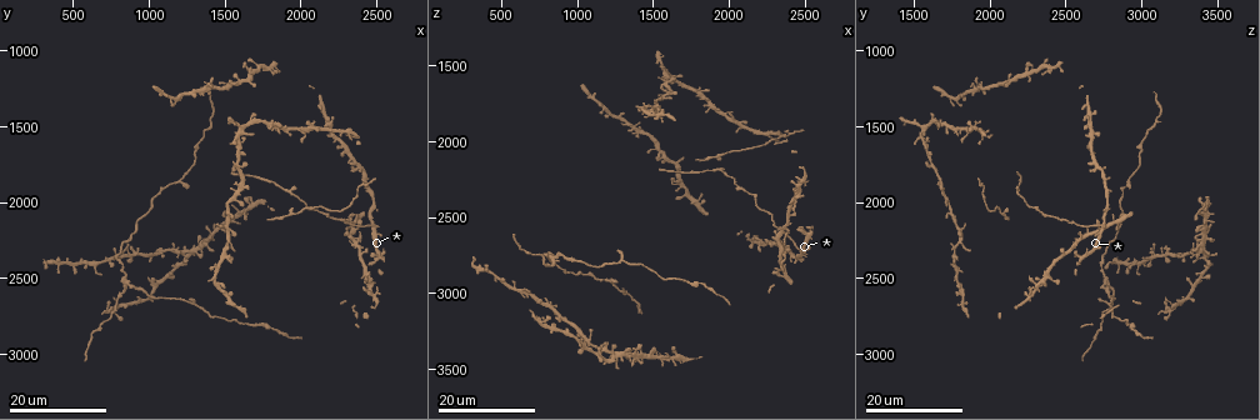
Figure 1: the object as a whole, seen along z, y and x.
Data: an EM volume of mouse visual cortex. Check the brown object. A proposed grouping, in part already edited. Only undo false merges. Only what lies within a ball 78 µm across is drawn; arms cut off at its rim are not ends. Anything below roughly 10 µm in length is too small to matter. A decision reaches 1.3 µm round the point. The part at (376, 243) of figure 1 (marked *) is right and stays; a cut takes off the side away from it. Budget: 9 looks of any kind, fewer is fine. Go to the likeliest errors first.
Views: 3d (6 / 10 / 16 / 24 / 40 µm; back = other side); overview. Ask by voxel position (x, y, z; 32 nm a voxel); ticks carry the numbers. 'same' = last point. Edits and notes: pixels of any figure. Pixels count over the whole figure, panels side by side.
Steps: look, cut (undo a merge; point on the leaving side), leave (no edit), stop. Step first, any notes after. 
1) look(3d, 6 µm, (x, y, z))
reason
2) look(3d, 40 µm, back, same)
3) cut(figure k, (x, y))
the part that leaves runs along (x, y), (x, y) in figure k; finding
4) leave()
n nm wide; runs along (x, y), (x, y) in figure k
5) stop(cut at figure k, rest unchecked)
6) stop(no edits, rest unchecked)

look(3d, 16 µm, (1940, 1960, 2180))
branch point

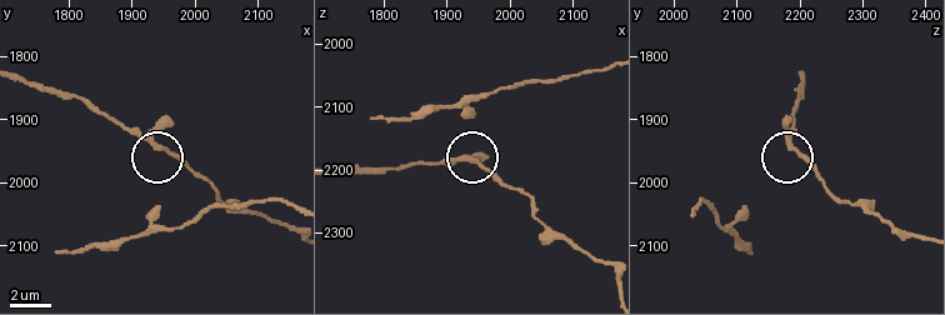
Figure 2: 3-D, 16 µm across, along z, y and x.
look(3d, 6 µm, (1945, 1945, 2180))
zoom in

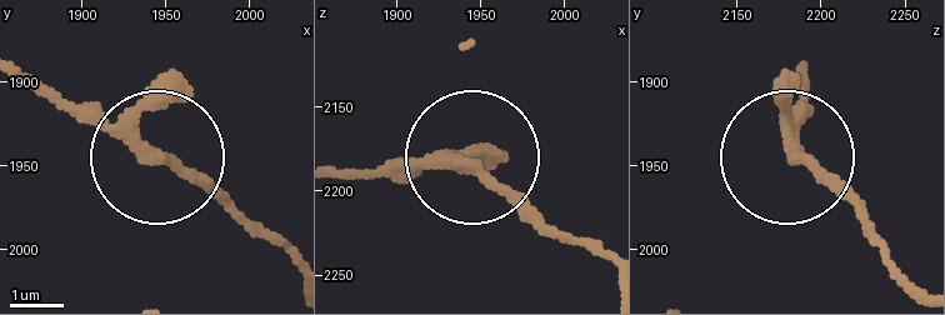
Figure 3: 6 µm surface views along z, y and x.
leave()
3 arms; one neuron here

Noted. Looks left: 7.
look(3d, 24 µm, (840, 2540, 2780))

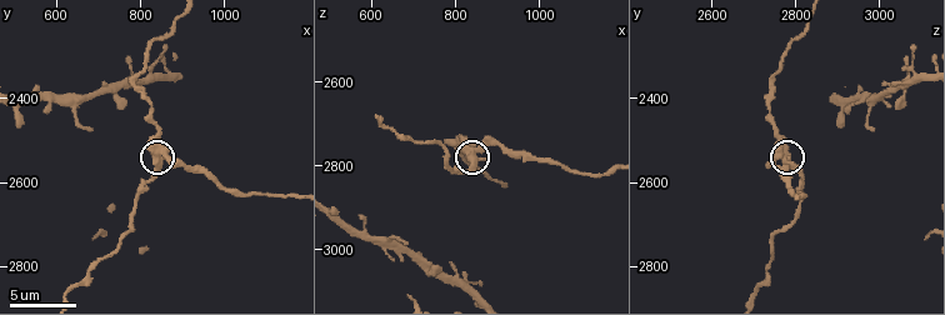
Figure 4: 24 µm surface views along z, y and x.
look(3d, 6 µm, (835, 2540, 2785))

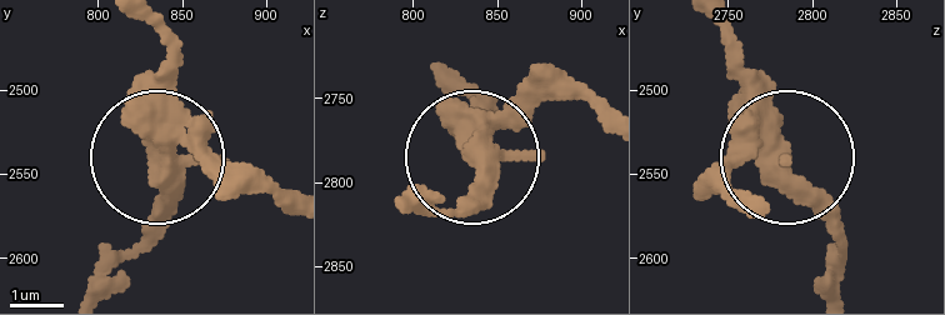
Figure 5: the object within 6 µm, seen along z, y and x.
cut(figure 5, (175, 178))
470 nm wide; the part that leaves runs along (165, 103), (156, 26) in figure 5; a second neuron is stuck on

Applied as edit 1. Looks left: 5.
look(overview)

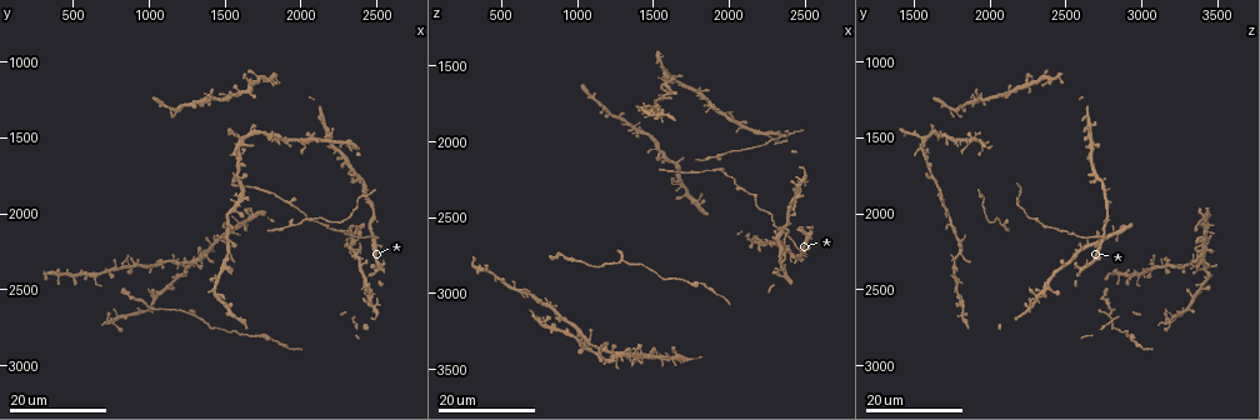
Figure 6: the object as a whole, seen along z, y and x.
look(3d, 24 µm, (1960, 2080, 2080))
side arm on a straight run

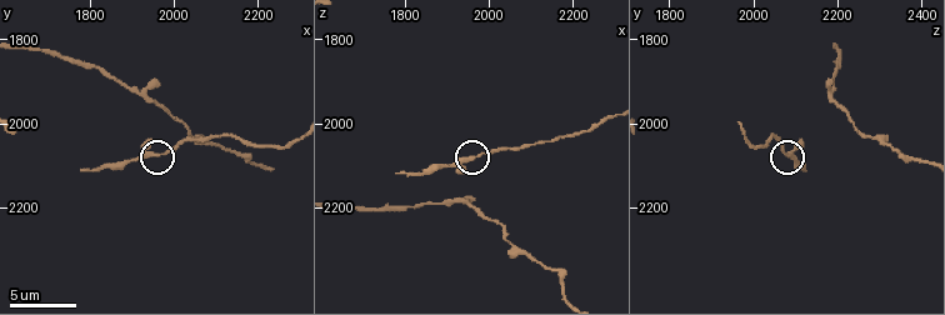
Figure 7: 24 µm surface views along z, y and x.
look(3d, 6 µm, (1935, 2070, 2085))

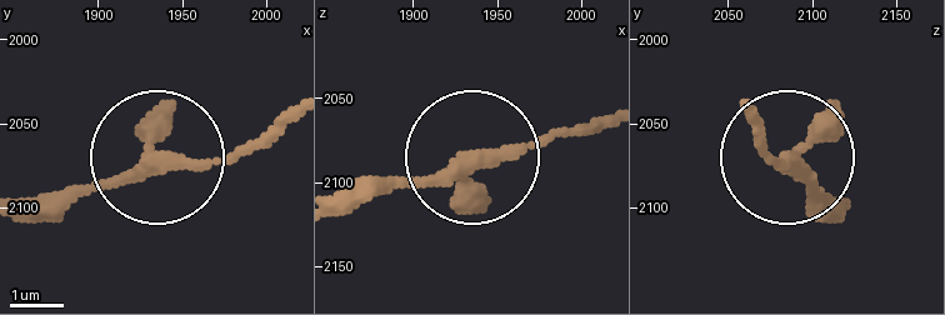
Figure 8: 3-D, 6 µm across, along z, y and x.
look(3d, 6 µm, back, (1942, 2072, 2086))

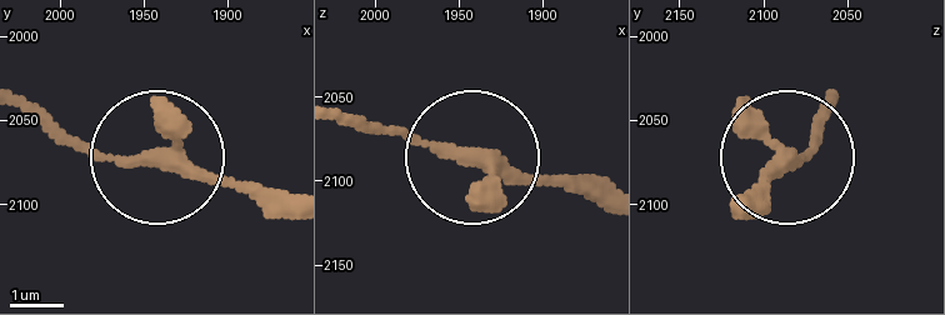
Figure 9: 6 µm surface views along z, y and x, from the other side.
leave()
all the same neuron

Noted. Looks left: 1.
look(3d, 10 µm, (650, 2400, 2985))
four or more arms meet

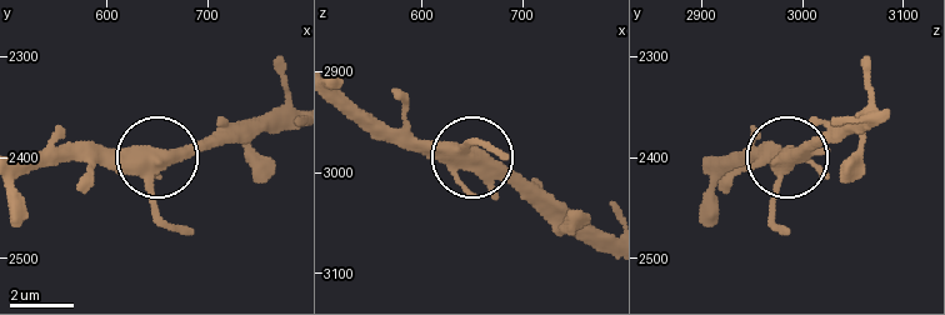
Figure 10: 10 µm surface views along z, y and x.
leave()
430 nm wide; continuous, no second neuron

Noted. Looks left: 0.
stop(cut at figure 5, rest unchecked)

